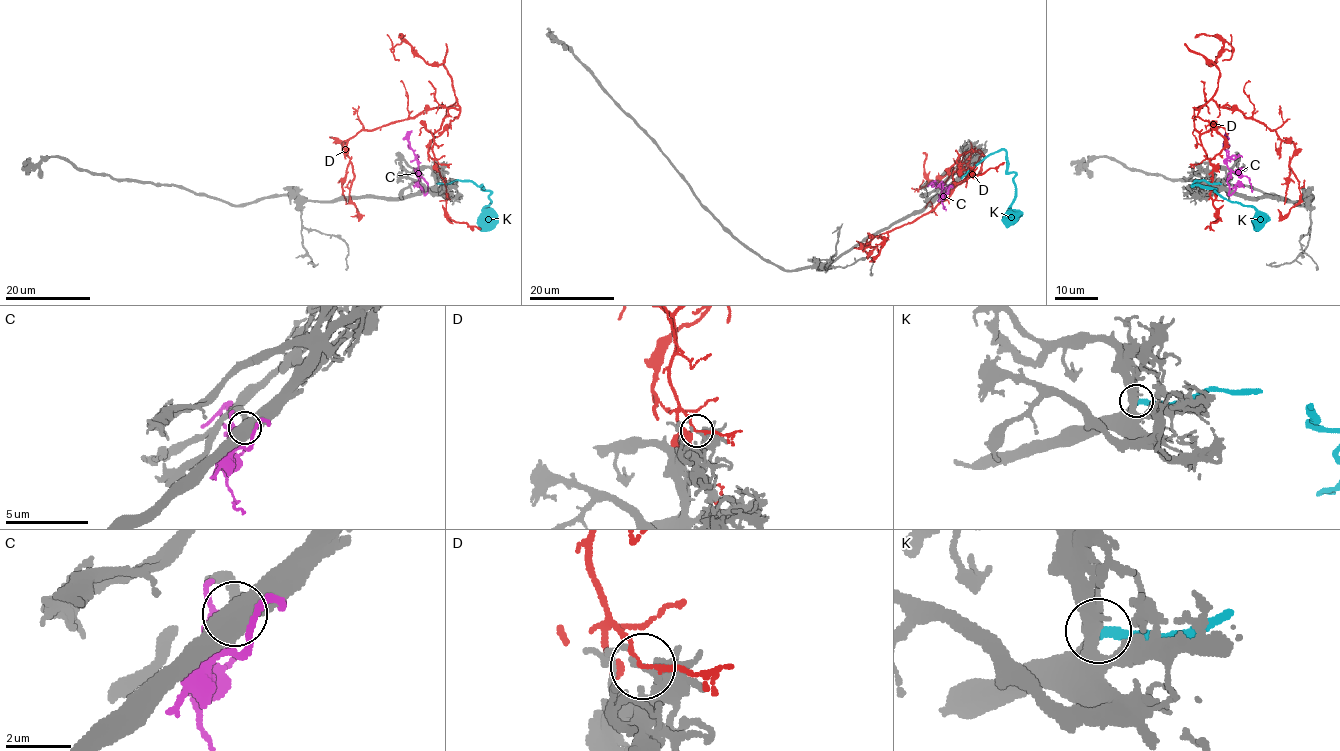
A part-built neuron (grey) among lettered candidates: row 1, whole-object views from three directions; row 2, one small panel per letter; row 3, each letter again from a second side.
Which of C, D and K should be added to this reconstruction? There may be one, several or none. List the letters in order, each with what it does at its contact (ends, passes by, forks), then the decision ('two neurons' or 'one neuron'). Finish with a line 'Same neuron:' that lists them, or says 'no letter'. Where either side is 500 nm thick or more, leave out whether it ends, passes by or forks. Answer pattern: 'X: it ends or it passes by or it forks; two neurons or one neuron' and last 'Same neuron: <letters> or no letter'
C: two neurons
D: it passes by; two neurons
K: it ends; one neuron
Same neuron: K

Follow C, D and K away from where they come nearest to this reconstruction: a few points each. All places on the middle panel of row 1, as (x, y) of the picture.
C: (946, 187), (947, 193), (952, 185), (943, 187), (942, 183), (940, 185), (933, 181), (936, 184)
D: (963, 155), (959, 164), (980, 152), (981, 170), (873, 238), (863, 249), (876, 246), (874, 258), (880, 235)
K: (961, 177), (1003, 149), (1007, 171), (1016, 174), (1011, 210), (1018, 216), (1014, 217)

